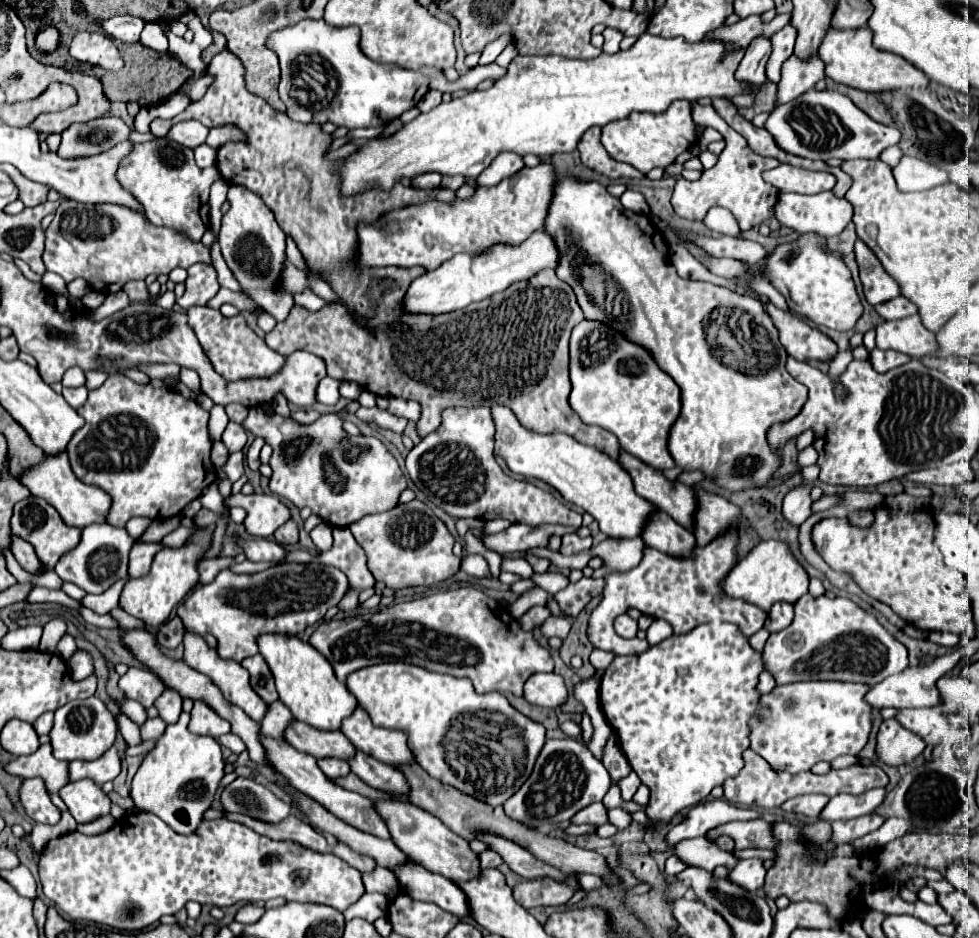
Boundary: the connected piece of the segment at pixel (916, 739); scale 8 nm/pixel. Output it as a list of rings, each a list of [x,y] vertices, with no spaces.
[[[889,719],[881,723],[875,747],[875,757],[881,763],[899,767],[915,761],[923,753],[923,749],[925,741],[919,735],[903,729],[897,721]]]

